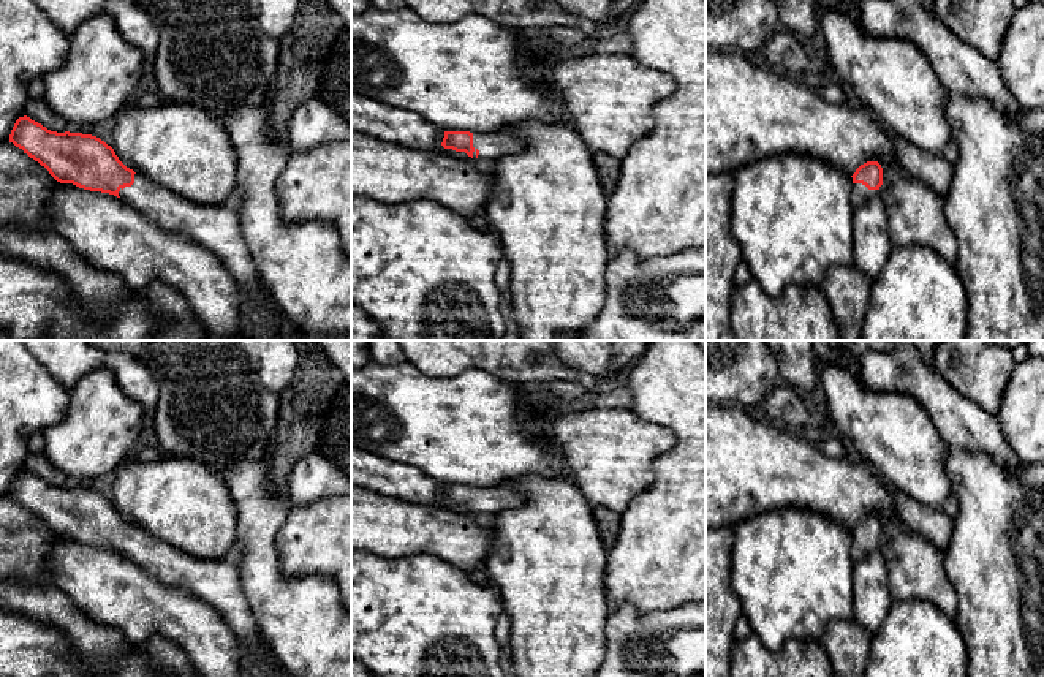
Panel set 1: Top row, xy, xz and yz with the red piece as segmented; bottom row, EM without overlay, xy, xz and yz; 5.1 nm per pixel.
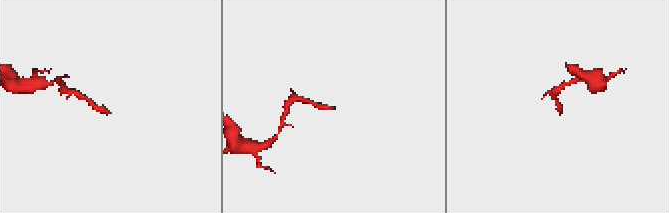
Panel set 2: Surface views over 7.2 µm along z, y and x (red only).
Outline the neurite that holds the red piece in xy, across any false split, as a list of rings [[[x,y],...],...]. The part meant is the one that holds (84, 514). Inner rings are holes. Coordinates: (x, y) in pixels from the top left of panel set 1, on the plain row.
[[[27,470],[16,475],[9,497],[44,520],[57,536],[122,552],[158,582],[202,598],[220,612],[242,645],[255,653],[267,650],[229,557],[190,557],[127,522],[100,492],[51,486]]]

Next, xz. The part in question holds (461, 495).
[[[509,484],[495,487],[444,486],[441,500],[456,506],[465,506],[473,514],[497,514],[524,503],[524,497]]]

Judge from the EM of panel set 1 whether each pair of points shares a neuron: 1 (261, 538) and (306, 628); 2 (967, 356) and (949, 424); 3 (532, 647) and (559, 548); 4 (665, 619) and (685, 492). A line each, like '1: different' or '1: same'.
1: same
2: different
3: same
4: different

